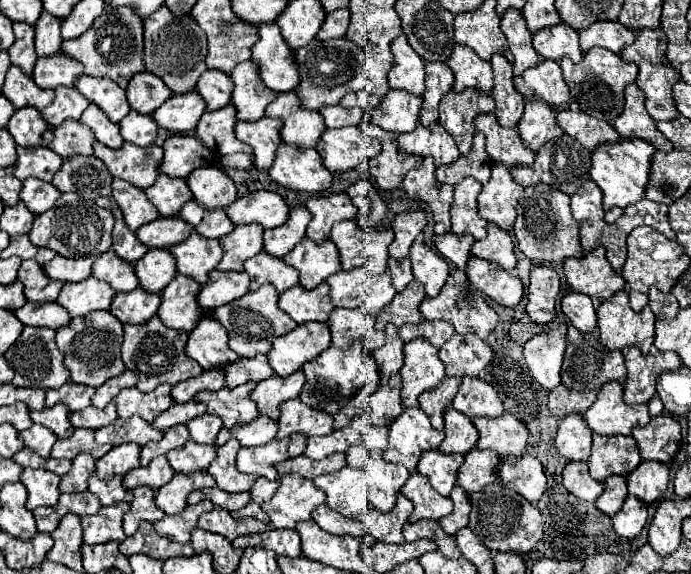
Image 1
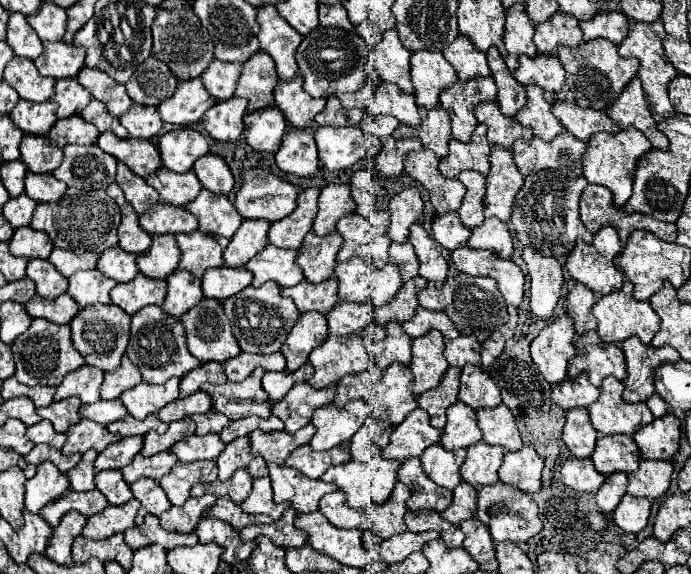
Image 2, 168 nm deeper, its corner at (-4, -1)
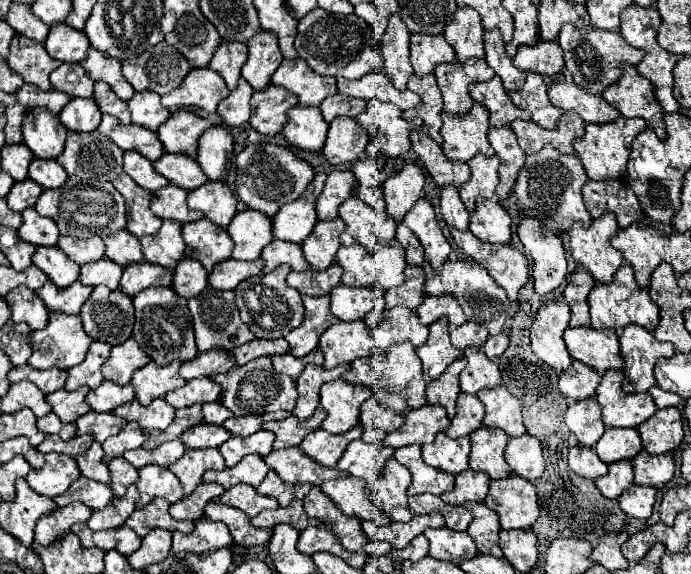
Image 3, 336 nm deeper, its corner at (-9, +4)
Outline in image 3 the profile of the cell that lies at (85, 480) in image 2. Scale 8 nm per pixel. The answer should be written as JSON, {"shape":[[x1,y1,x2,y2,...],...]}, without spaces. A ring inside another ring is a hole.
{"shape":[[92,442,90,450,86,454,76,456,76,464,78,464,82,476,108,484,110,482,110,472,108,472,108,466,102,458,104,458,104,450,102,450,102,444,98,444,98,442]]}

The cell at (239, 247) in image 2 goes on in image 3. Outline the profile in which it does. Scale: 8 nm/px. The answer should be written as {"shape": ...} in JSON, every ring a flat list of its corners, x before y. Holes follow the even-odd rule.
{"shape":[[256,210,238,212,228,226,228,234,234,240,232,258,236,260,256,260,264,246,274,240,272,220]]}

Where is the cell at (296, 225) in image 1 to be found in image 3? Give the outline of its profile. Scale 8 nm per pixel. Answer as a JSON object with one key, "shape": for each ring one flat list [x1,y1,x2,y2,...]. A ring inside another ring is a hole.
{"shape":[[316,174,314,180,308,184,306,192,296,200,286,204,274,218,274,236,278,240,302,244,304,238,312,232,316,218,316,200,326,184,326,174]]}

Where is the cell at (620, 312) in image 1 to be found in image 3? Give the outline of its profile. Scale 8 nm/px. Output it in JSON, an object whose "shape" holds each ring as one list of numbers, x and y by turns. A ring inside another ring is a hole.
{"shape":[[624,264,610,284,594,286,590,296,588,296,588,304,590,304,592,326,598,328,598,330,622,330,628,324,640,324,646,330,654,332,658,322,660,322,660,308,658,308,658,304,654,304,650,300,648,290,638,288,638,284,634,280,634,270,630,268,630,264]]}

